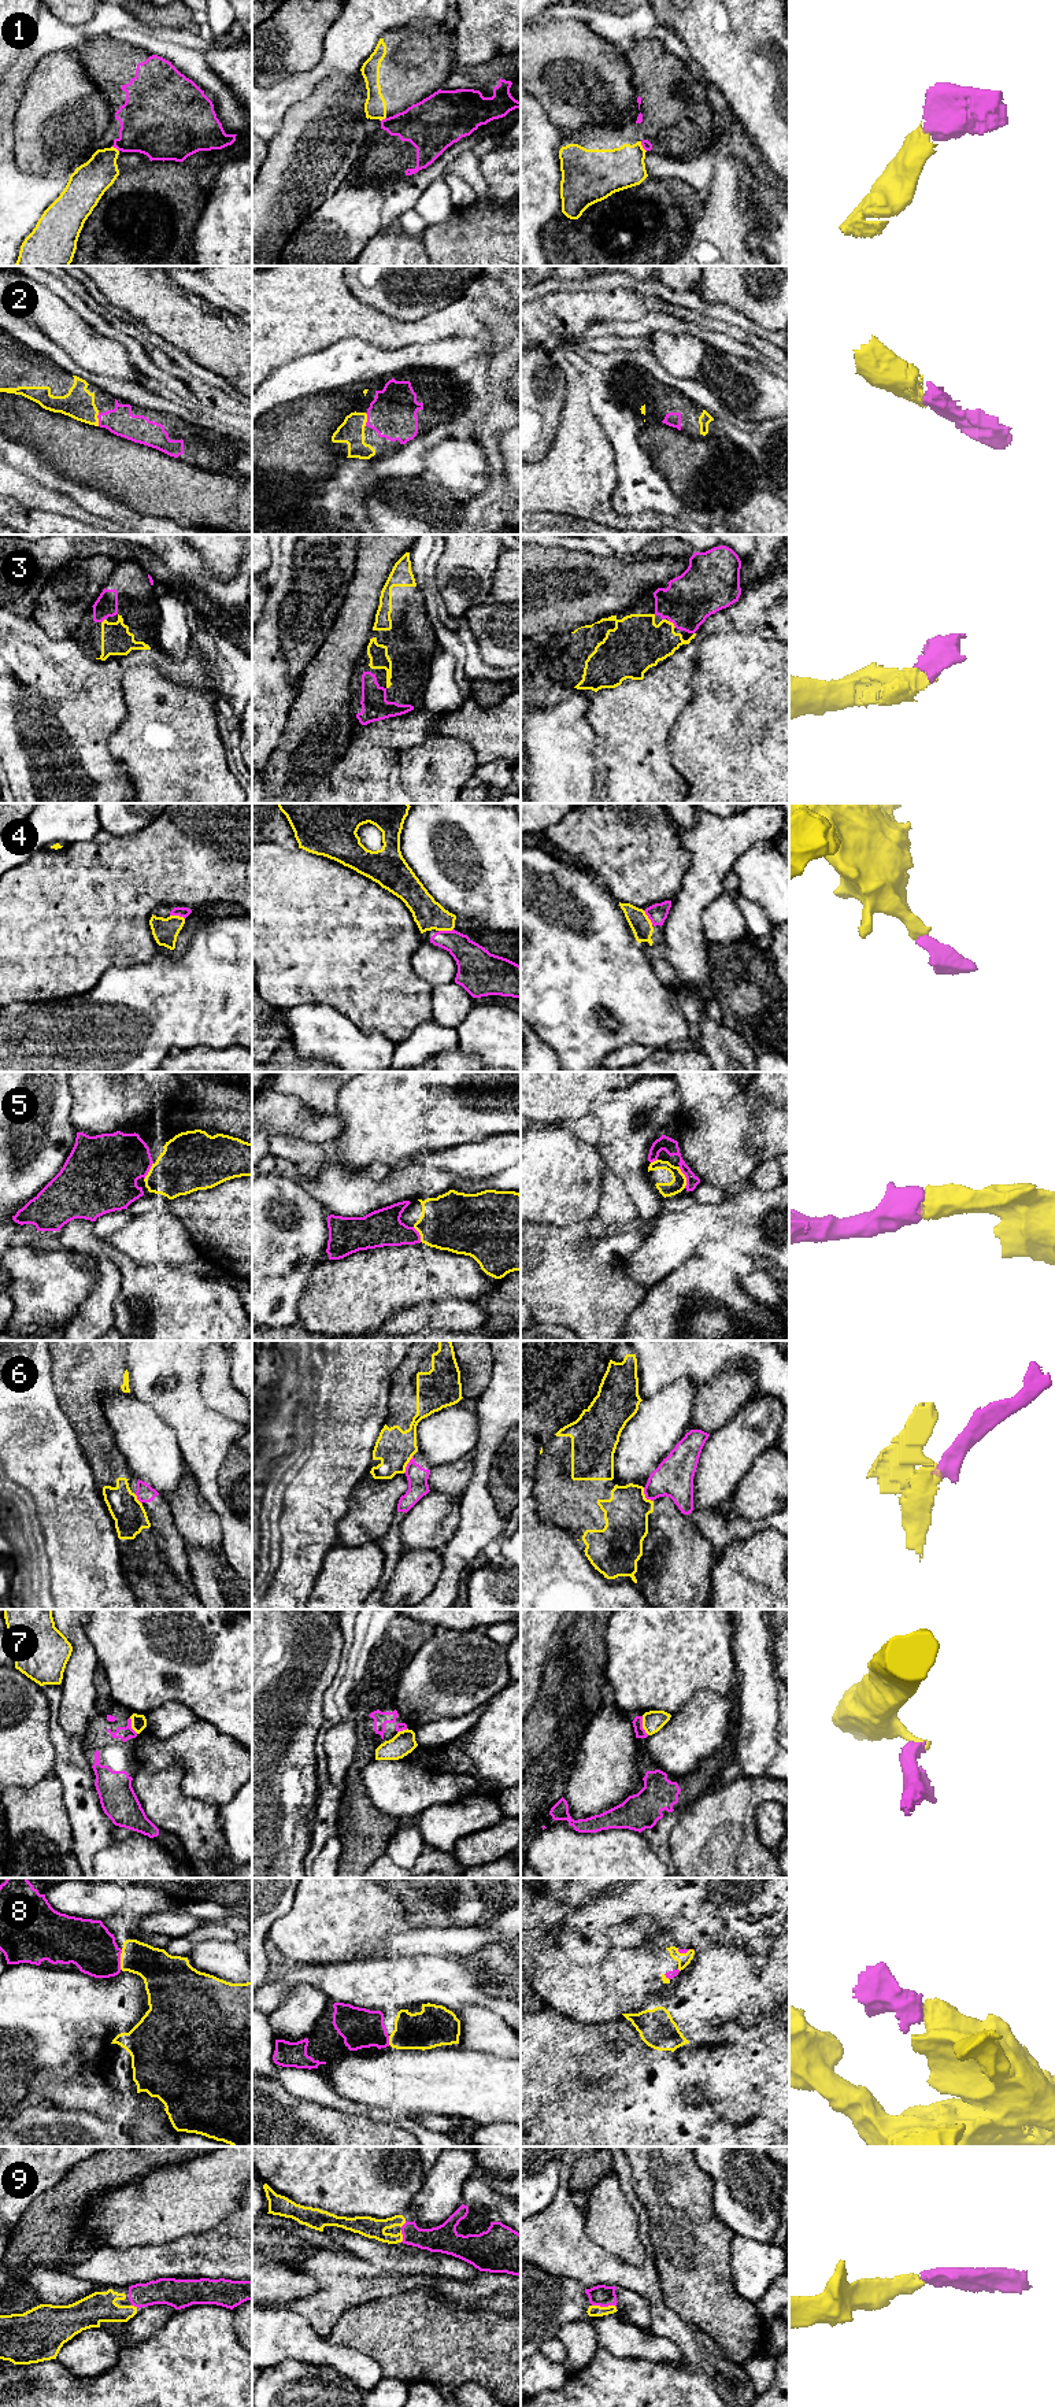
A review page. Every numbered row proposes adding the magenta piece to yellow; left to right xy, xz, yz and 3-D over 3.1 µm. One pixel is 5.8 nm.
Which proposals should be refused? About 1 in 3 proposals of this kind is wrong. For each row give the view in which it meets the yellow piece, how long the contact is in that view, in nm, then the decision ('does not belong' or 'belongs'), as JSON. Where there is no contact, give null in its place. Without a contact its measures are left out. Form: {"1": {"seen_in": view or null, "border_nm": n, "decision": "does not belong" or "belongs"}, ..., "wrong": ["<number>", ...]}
{"1": {"seen_in": "xy", "border_nm": 50, "decision": "does not belong"}, "2": {"seen_in": "xy", "border_nm": 80, "decision": "belongs"}, "3": {"seen_in": "yz", "border_nm": 60, "decision": "belongs"}, "4": {"seen_in": "xy", "border_nm": 90, "decision": "belongs"}, "5": {"seen_in": "yz", "border_nm": 130, "decision": "belongs"}, "6": {"seen_in": "xz", "border_nm": 130, "decision": "does not belong"}, "7": {"seen_in": "yz", "border_nm": 120, "decision": "does not belong"}, "8": {"seen_in": "xy", "border_nm": 120, "decision": "belongs"}, "9": {"seen_in": "yz", "border_nm": 140, "decision": "belongs"}, "wrong": ["1", "6", "7"]}

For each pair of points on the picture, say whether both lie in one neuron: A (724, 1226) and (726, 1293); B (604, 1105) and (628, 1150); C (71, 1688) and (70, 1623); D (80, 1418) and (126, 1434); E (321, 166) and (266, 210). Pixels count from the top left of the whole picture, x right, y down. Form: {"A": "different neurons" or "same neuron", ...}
{"A": "different neurons", "B": "same neuron", "C": "same neuron", "D": "different neurons", "E": "same neuron"}

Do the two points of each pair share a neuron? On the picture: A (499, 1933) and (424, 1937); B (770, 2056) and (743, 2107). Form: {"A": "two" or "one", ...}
{"A": "one", "B": "one"}

